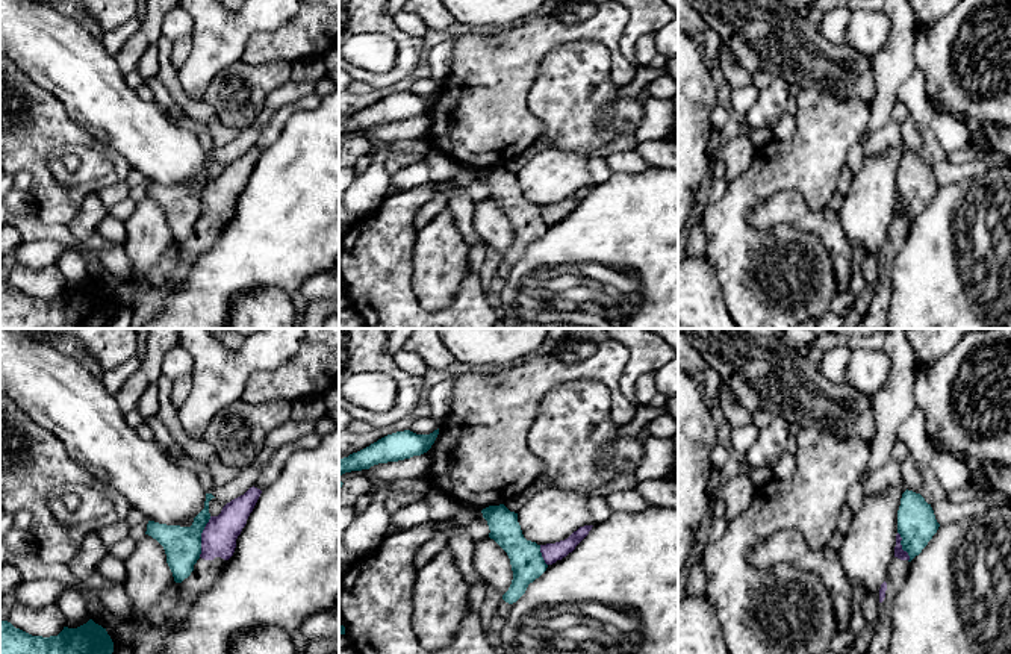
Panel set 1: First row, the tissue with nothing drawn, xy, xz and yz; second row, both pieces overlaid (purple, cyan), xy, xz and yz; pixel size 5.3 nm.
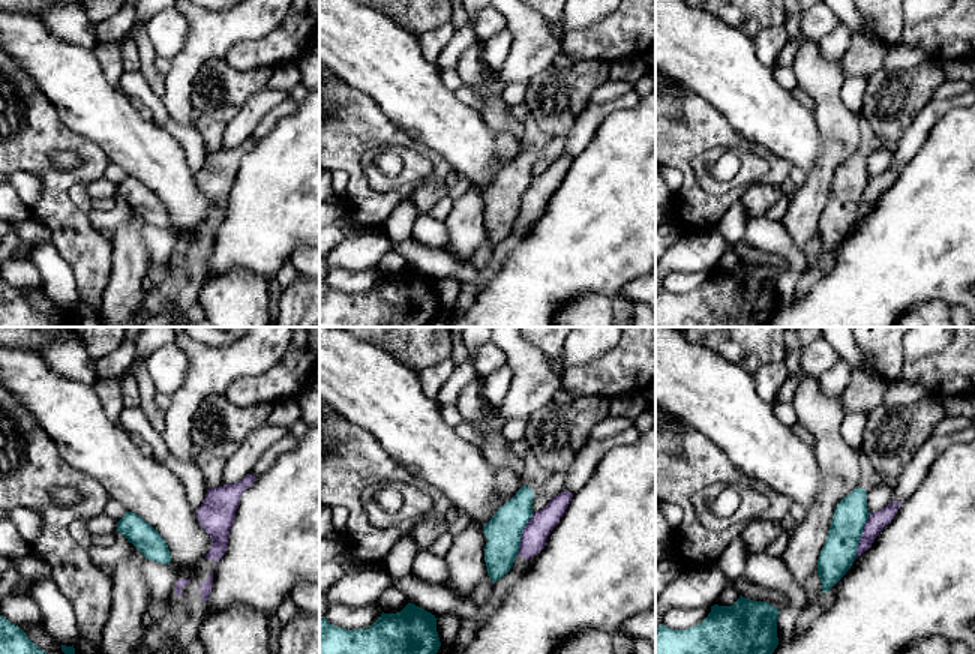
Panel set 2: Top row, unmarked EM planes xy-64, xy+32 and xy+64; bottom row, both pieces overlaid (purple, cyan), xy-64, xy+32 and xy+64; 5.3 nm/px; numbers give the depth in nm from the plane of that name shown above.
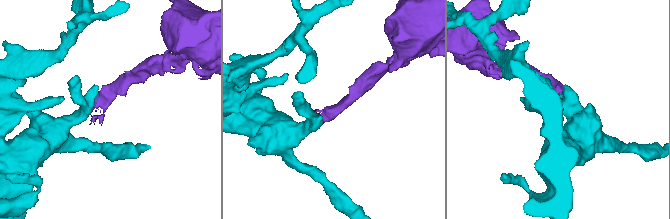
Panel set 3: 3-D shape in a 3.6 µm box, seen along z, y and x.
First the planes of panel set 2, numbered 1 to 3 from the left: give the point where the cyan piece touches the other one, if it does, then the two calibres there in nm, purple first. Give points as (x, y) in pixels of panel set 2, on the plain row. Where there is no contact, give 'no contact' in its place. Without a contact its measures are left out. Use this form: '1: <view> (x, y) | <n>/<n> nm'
1: no contact
2: xy+32 (522, 198) | 140/190 nm
3: xy+64 (863, 198) | 100/180 nm

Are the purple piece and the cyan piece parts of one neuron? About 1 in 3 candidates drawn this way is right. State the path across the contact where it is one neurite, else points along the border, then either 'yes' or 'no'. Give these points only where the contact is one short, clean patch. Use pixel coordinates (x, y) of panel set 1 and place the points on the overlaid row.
along xy (211, 516), (202, 533), (202, 553), (199, 556) | no

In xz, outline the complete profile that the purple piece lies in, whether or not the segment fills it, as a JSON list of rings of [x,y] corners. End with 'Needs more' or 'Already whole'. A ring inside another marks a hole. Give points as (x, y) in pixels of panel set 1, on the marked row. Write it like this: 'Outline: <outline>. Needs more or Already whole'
Outline: [[[593,525],[580,527],[565,540],[540,545],[540,553],[545,563],[552,565],[557,560],[561,560],[563,557],[566,557],[569,553],[572,553],[575,547],[589,534],[592,527]]]. Already whole

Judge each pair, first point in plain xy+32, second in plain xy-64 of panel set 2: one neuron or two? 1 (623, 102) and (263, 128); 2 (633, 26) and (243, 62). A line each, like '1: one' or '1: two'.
1: one
2: one

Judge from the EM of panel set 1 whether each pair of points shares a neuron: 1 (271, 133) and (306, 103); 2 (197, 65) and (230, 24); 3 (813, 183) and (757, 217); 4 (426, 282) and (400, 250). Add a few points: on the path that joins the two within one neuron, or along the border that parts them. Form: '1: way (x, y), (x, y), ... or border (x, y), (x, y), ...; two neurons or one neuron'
1: way (276, 124), (297, 106); one neuron
2: way (208, 55), (217, 46), (221, 35); one neuron
3: border (762, 202), (796, 191), (811, 209), (827, 208); two neurons
4: border (418, 232), (413, 241), (413, 292), (416, 302); two neurons

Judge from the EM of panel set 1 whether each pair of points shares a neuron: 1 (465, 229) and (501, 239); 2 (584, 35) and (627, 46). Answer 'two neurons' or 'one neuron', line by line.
1: two neurons
2: two neurons

